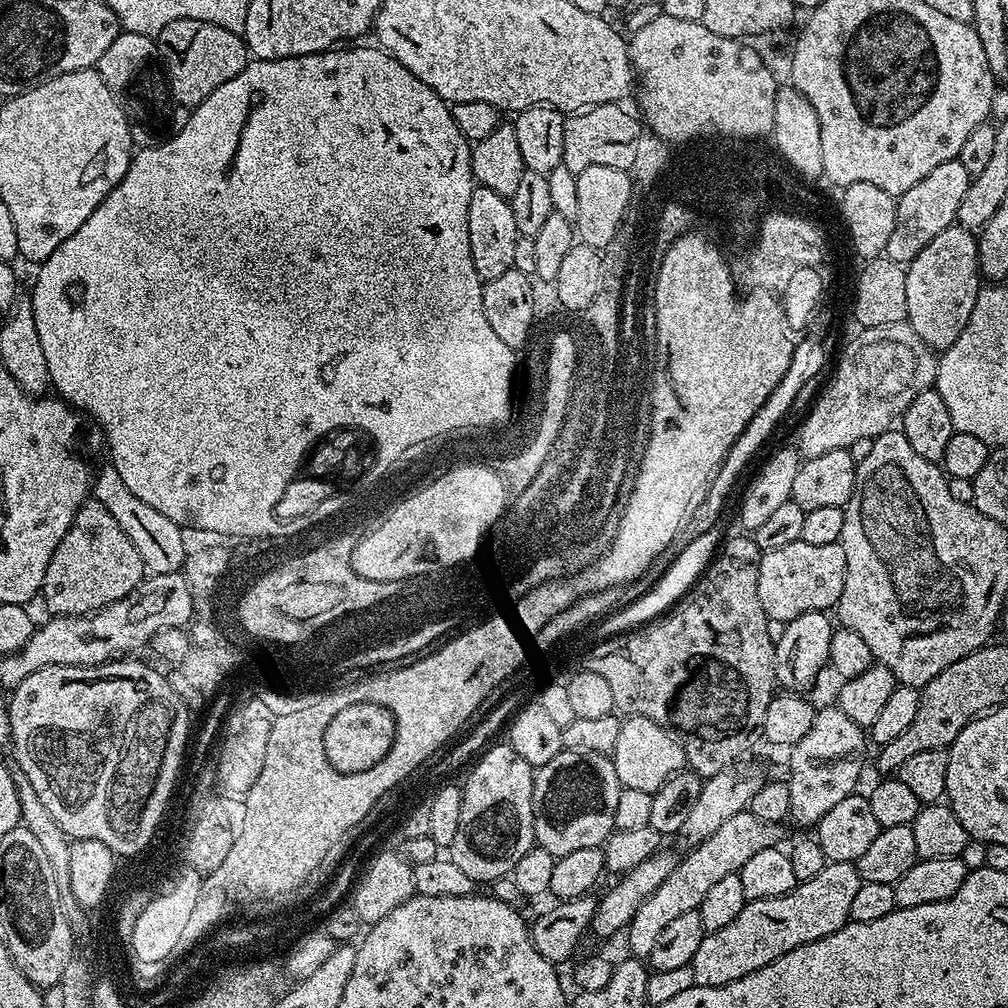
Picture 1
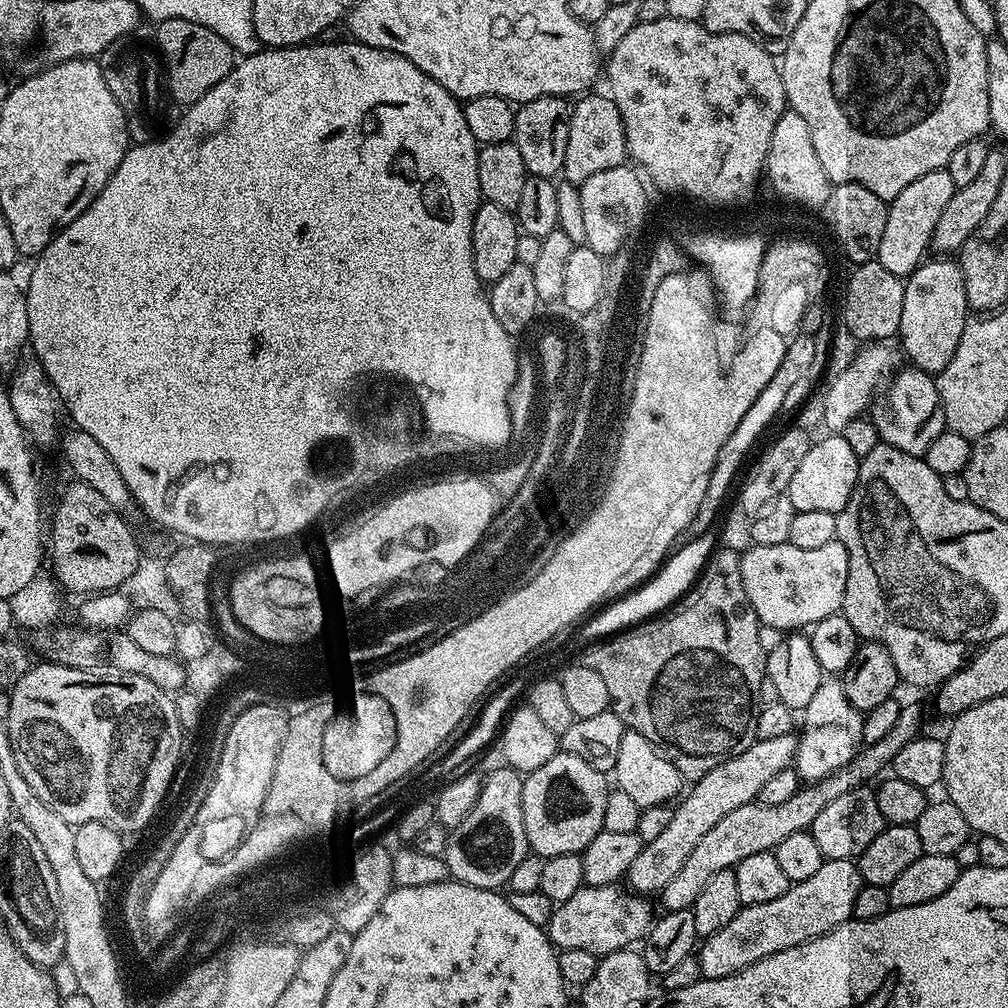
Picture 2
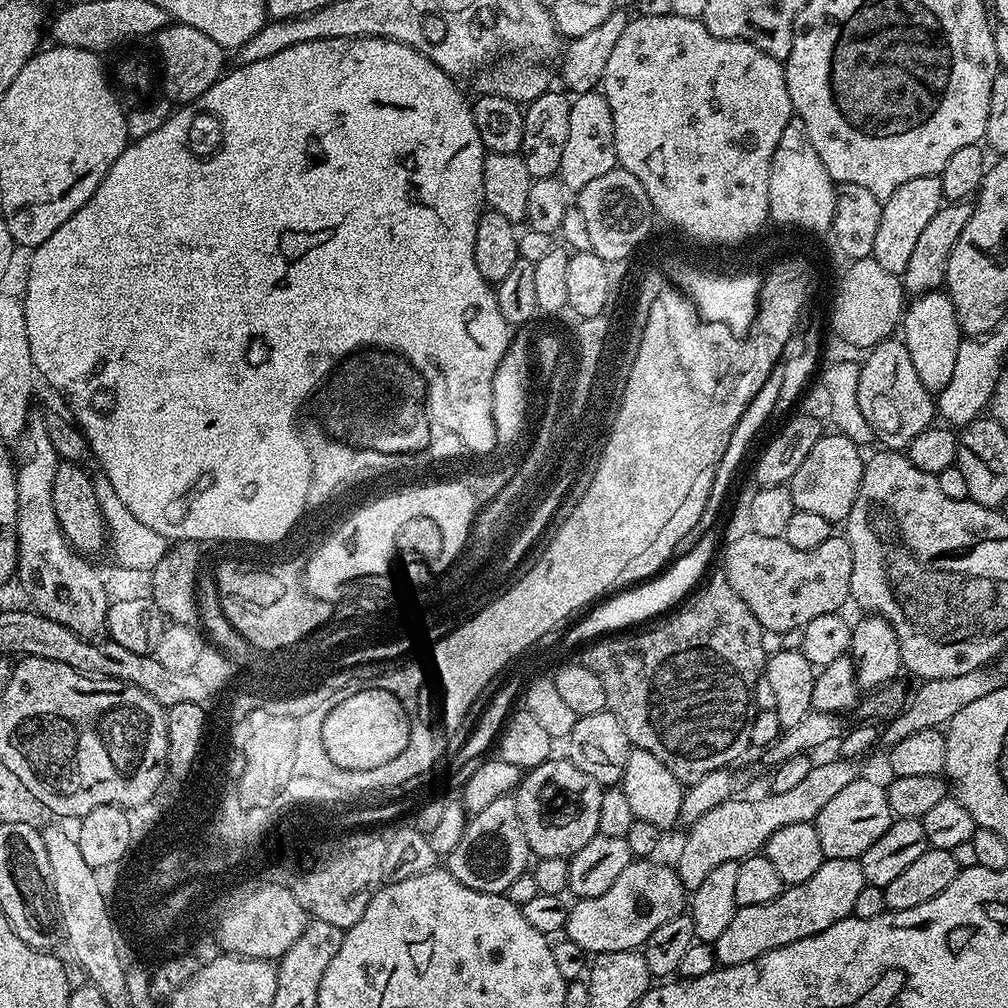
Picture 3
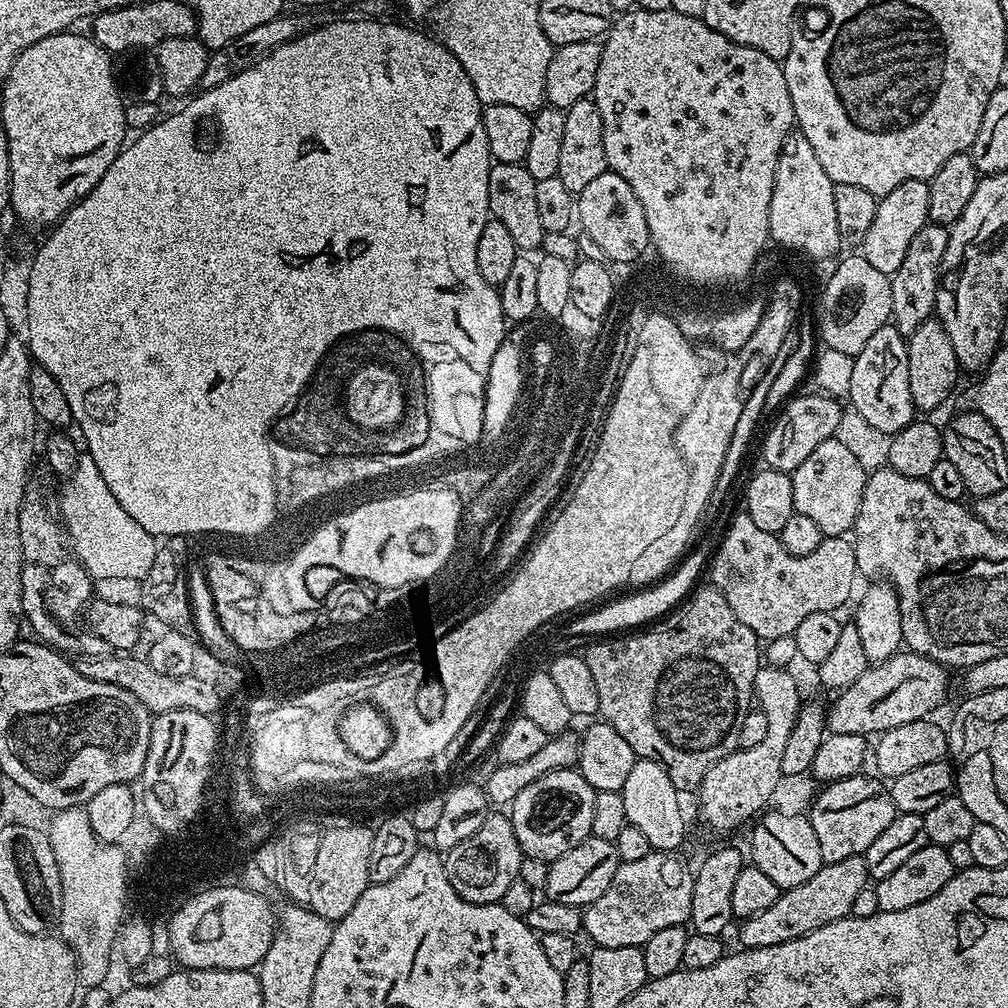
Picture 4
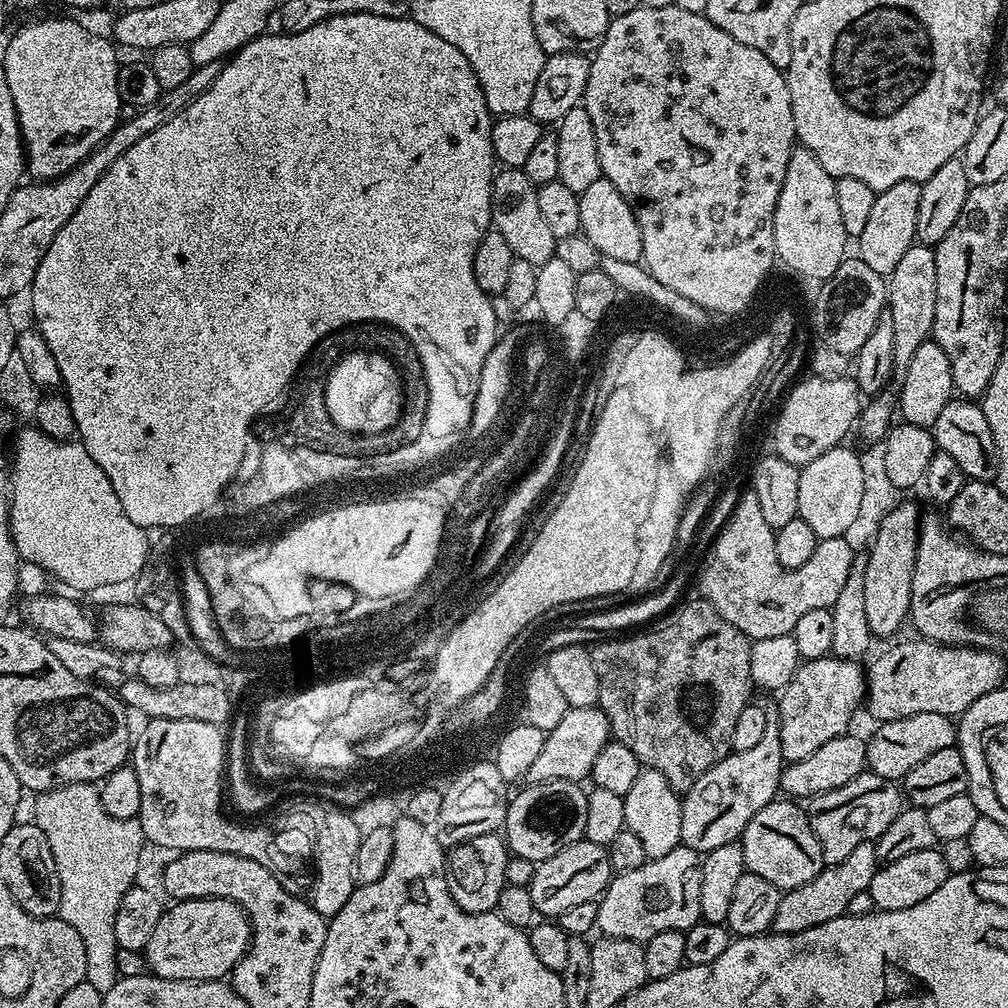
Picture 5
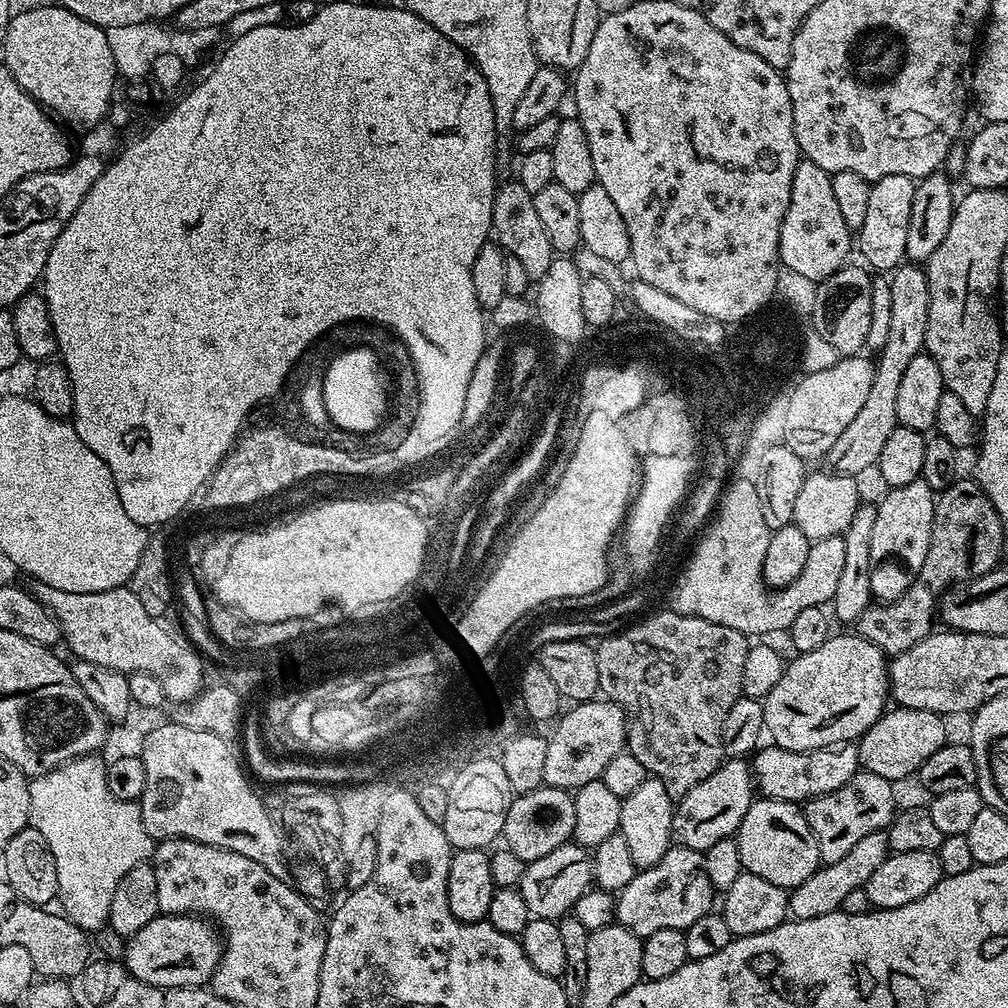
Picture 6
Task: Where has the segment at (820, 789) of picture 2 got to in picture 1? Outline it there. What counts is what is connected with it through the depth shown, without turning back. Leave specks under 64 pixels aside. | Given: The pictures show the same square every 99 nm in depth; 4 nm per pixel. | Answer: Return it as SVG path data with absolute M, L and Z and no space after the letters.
M747 810L734 814L734 818L729 818L710 834L702 843L695 845L685 856L681 855L677 859L674 870L670 870L670 878L638 906L634 918L628 923L626 935L628 944L632 947L631 955L636 958L647 958L650 949L654 947L654 938L658 938L658 933L668 925L675 922L680 915L690 914L697 911L706 898L706 894L720 879L726 878L726 874L737 874L742 866L753 854L758 854L767 848L777 847L780 841L779 823L754 818L754 814Z

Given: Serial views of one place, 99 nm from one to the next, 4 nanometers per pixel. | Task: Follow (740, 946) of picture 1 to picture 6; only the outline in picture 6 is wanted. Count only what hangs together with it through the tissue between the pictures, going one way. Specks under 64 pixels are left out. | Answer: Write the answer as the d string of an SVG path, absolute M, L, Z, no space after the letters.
M883 831L874 834L866 834L866 838L861 838L851 850L838 862L830 862L816 869L806 882L802 882L797 888L791 889L788 897L788 910L793 920L805 920L806 918L822 918L822 914L839 912L842 901L850 890L858 890L864 887L864 883L886 862L890 854L888 838Z

